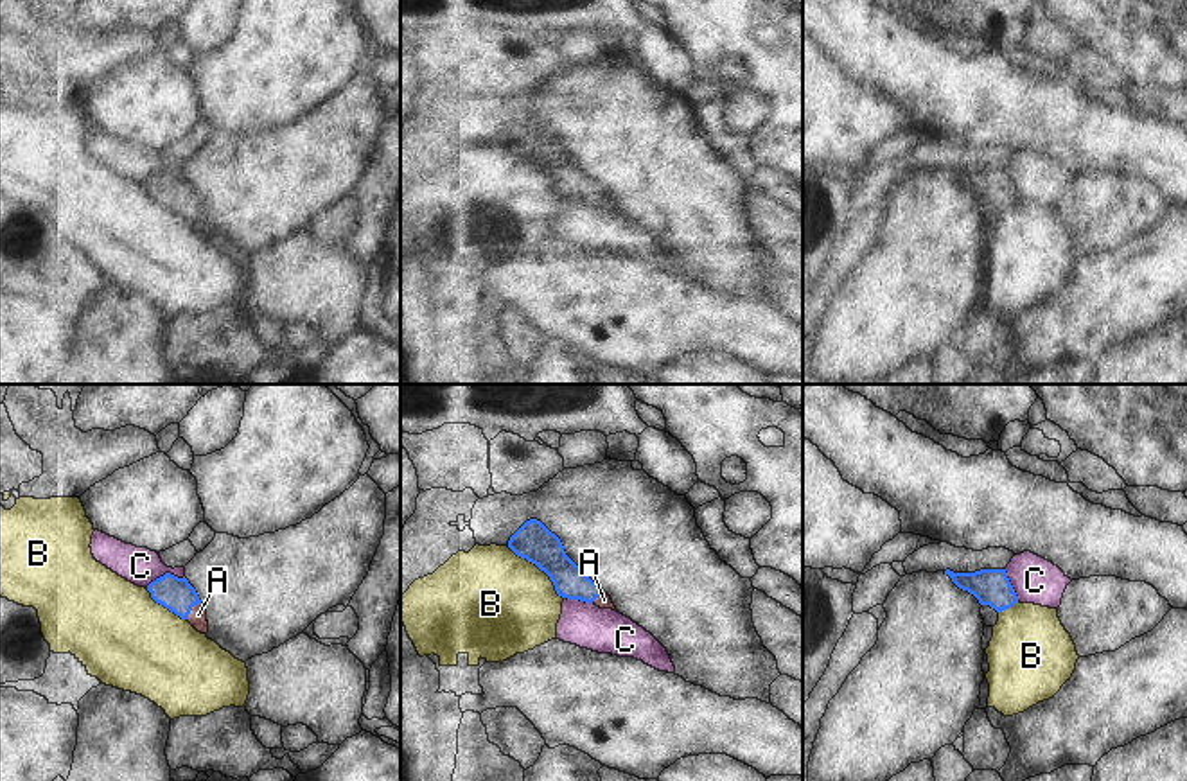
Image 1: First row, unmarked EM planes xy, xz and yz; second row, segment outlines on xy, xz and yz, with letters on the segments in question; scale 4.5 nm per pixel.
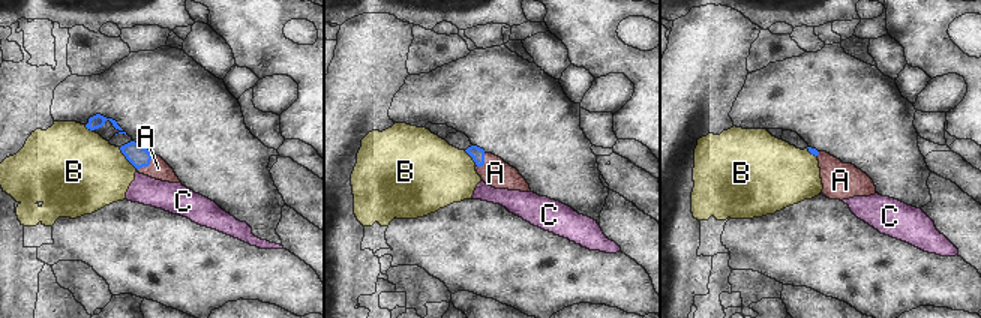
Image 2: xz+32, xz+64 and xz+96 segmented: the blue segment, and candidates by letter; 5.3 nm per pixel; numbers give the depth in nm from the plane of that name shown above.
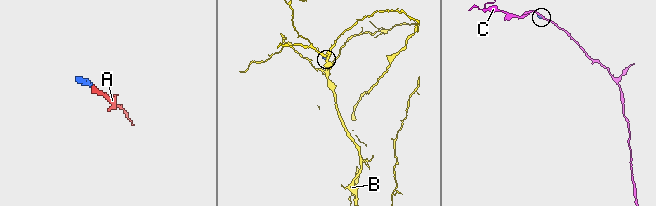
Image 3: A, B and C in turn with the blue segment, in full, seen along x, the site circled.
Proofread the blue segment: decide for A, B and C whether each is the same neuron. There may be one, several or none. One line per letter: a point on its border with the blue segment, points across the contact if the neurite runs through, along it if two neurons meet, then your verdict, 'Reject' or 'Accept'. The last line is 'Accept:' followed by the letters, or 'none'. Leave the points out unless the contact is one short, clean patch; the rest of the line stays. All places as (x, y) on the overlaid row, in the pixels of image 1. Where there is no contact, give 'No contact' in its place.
A: Touches blue at xy (191, 609). Path across: xy (176, 595), (191, 609), (198, 614). Accept
B: Touches blue at xz (539, 568). Reject
C: Touches blue at xy (166, 573). Reject
Accept: A.

